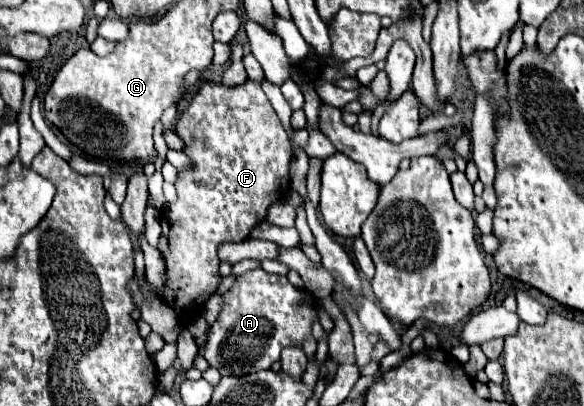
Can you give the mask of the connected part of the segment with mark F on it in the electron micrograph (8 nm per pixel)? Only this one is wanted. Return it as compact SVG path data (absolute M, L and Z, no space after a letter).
M245 81L237 87L225 87L215 83L205 83L199 93L193 97L191 105L185 109L185 113L179 117L175 131L187 141L185 153L193 161L193 169L181 171L179 179L175 183L177 189L177 203L169 207L171 213L167 213L169 227L163 231L163 245L161 255L167 267L167 285L165 291L157 293L165 303L169 303L179 317L189 315L187 311L197 309L191 307L195 303L195 295L213 293L221 279L207 279L217 277L217 247L225 241L239 243L245 241L255 225L259 225L265 219L265 213L271 203L281 199L283 189L289 187L289 165L293 159L291 143L287 137L287 131L281 125L279 115L271 107L269 99L265 97L261 83Z

